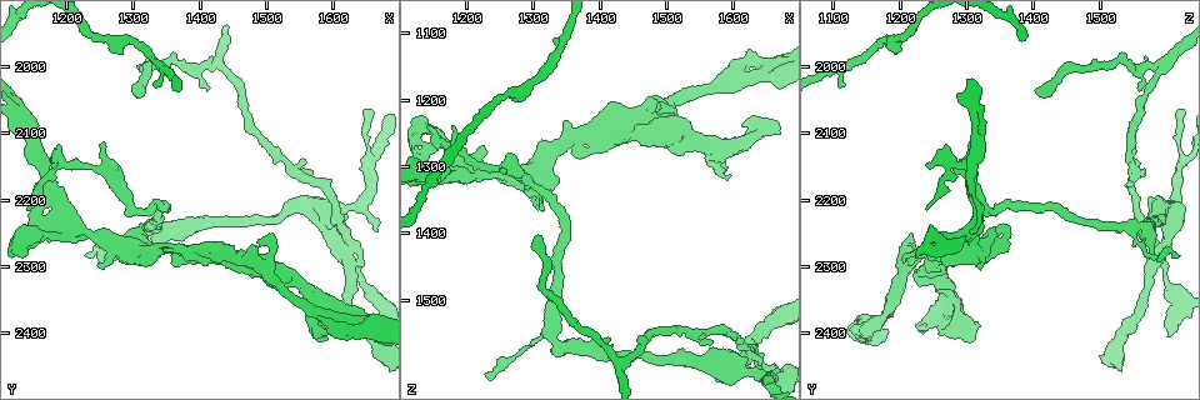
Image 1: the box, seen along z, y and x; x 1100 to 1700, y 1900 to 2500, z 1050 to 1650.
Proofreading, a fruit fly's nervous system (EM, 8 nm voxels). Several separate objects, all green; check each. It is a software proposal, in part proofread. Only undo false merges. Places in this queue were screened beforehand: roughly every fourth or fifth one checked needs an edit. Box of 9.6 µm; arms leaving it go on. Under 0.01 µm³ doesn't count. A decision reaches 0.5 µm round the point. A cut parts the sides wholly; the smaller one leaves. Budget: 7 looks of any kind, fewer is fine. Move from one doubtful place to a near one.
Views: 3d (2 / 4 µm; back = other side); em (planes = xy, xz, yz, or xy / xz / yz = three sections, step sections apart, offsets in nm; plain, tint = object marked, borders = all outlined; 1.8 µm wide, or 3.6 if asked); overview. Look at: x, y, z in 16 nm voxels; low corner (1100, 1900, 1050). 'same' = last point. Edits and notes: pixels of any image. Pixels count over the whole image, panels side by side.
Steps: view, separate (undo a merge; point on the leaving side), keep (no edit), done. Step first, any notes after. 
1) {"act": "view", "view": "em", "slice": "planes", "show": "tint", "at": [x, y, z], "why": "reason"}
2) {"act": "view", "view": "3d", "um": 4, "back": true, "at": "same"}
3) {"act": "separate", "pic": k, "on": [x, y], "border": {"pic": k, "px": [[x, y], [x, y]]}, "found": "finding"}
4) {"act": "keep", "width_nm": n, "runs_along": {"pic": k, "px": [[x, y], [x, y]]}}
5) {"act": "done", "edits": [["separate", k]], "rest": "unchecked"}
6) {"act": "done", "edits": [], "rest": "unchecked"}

{"act": "view", "view": "em", "slice": "yz", "step": 4, "show": "tint", "at": [1500, 2300, 1260], "why": "side arm on a straight run"}

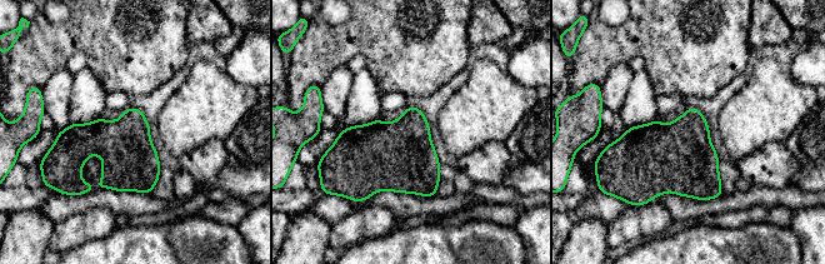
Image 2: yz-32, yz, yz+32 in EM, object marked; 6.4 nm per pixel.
{"act": "view", "view": "em", "slice": "planes", "show": "borders", "at": "same"}

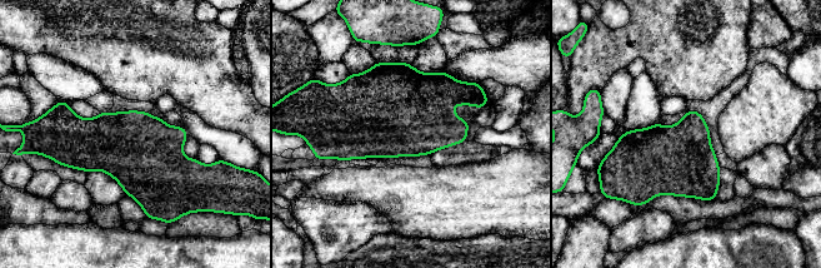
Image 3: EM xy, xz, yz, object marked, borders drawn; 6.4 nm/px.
{"act": "keep", "found": "one neuron here"}

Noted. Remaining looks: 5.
{"act": "view", "view": "em", "slice": "xy", "step": 8, "show": "tint", "at": [1575, 2400, 1295], "why": "abrupt turn"}

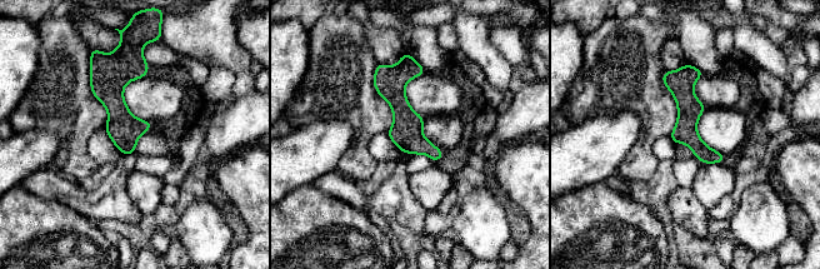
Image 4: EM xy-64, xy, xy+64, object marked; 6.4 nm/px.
{"act": "keep", "width_nm": 150, "found": "continuous, no second neuron"}

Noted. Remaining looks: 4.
{"act": "view", "view": "3d", "um": 2, "at": [1635, 2395, 1140], "why": "sharp bend"}

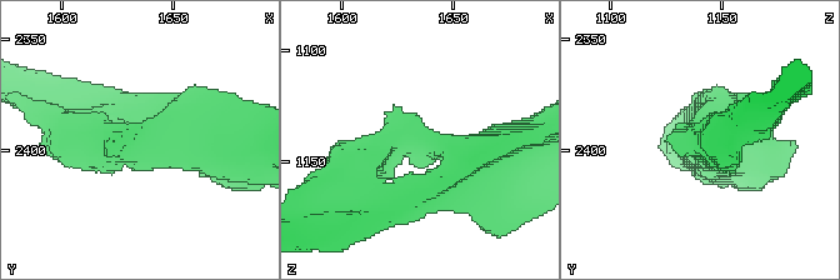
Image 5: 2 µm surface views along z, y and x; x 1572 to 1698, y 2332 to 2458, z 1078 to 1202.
{"act": "view", "view": "em", "slice": "xz", "step": 4, "show": "tint", "at": [1635, 2401, 1141]}

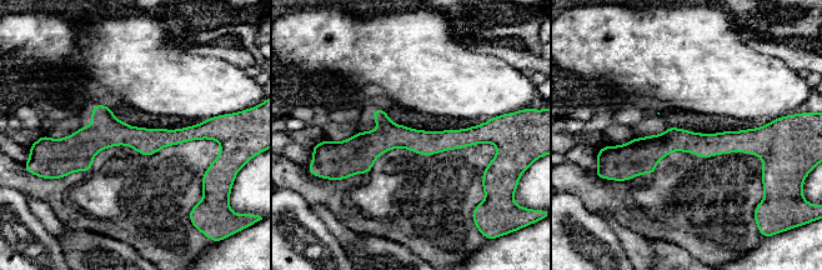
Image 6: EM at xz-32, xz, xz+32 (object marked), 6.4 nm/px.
{"act": "keep", "width_nm": 160, "runs_along": {"pic": 6, "px": [[206, 130], [56, 143]]}, "found": "continuous, no second neuron"}

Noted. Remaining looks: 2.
{"act": "done", "edits": [], "rest": "unchecked"}

